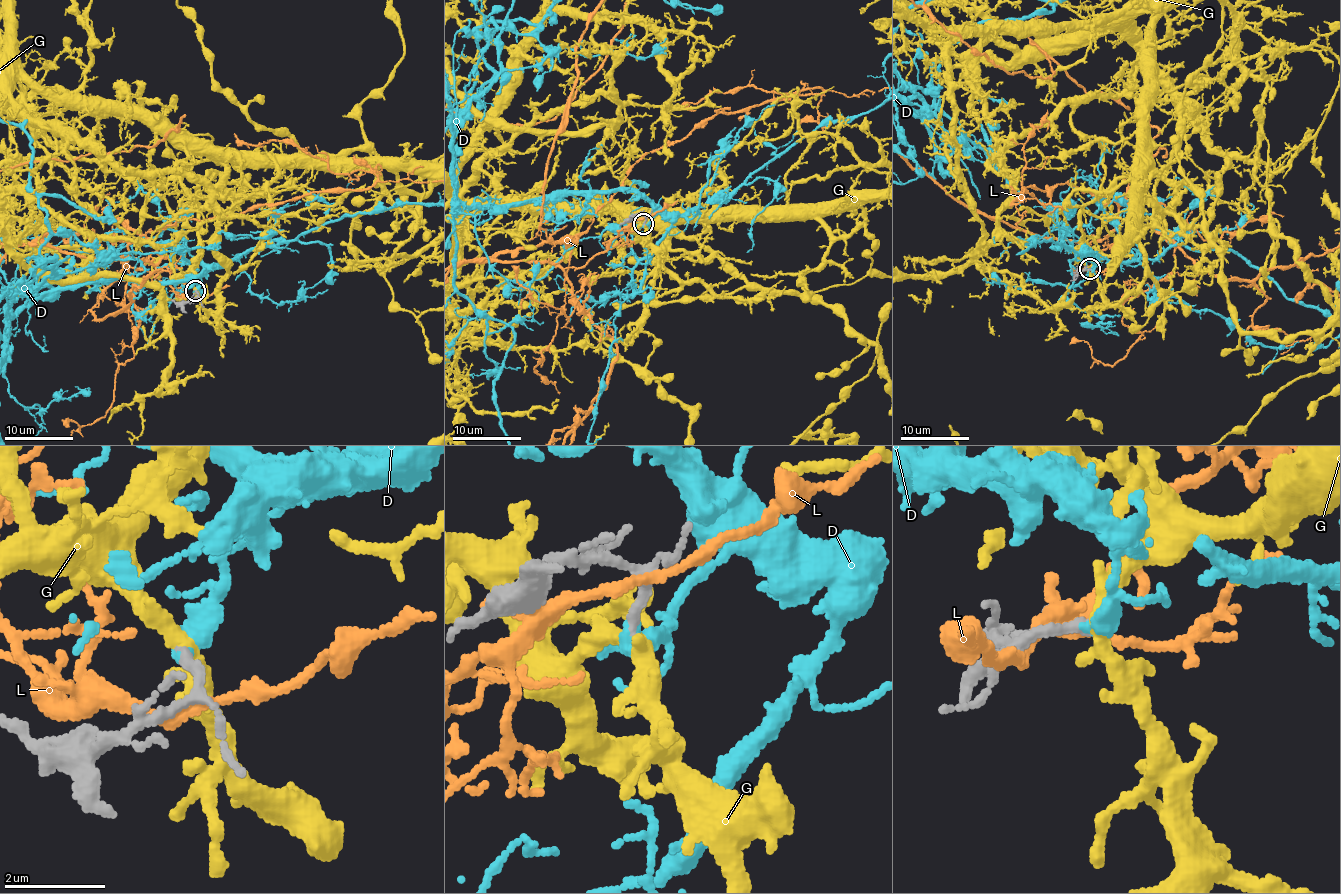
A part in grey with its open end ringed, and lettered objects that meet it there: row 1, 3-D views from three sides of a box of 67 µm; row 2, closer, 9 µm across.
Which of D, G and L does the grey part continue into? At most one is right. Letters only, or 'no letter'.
D

